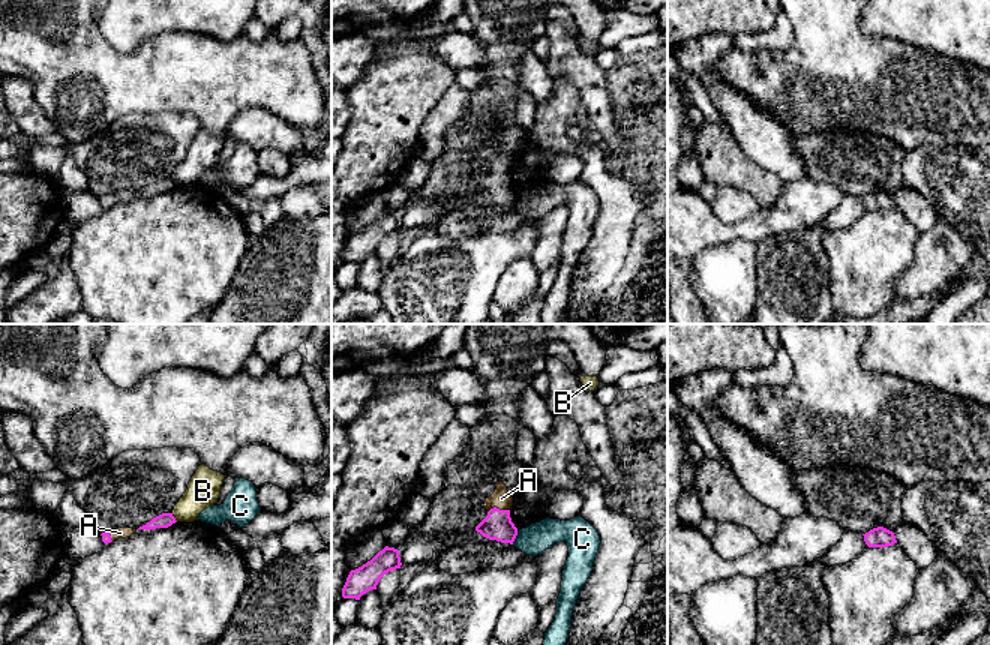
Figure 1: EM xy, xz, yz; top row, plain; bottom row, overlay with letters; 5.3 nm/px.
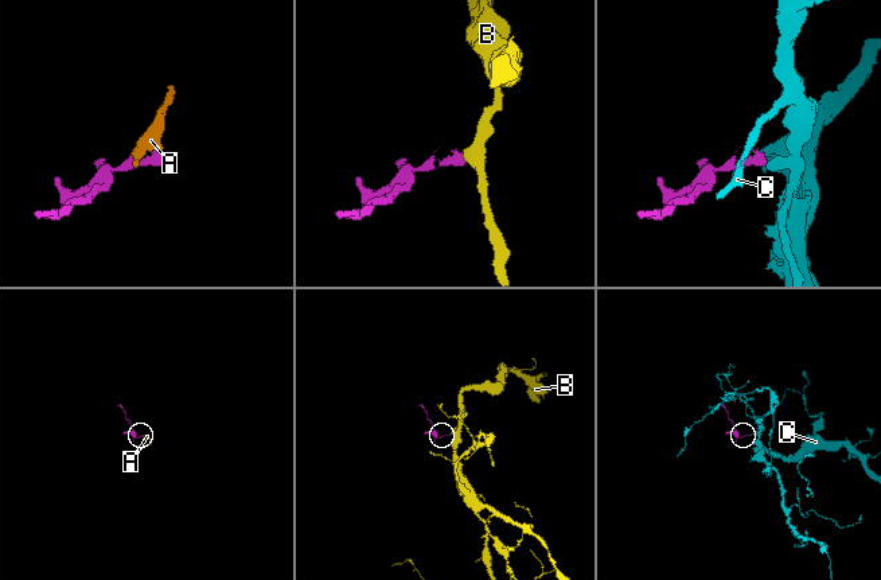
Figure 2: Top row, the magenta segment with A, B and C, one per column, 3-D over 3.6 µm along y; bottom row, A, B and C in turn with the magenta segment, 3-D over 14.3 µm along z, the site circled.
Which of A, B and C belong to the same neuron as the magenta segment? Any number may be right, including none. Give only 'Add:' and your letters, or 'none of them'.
Add: A

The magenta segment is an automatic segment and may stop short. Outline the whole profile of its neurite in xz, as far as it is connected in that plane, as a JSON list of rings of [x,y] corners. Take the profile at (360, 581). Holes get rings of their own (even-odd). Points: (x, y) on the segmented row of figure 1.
[[[386,546],[370,561],[350,572],[342,588],[342,597],[360,600],[368,591],[376,590],[380,579],[386,573],[400,568],[400,566],[399,550]]]

